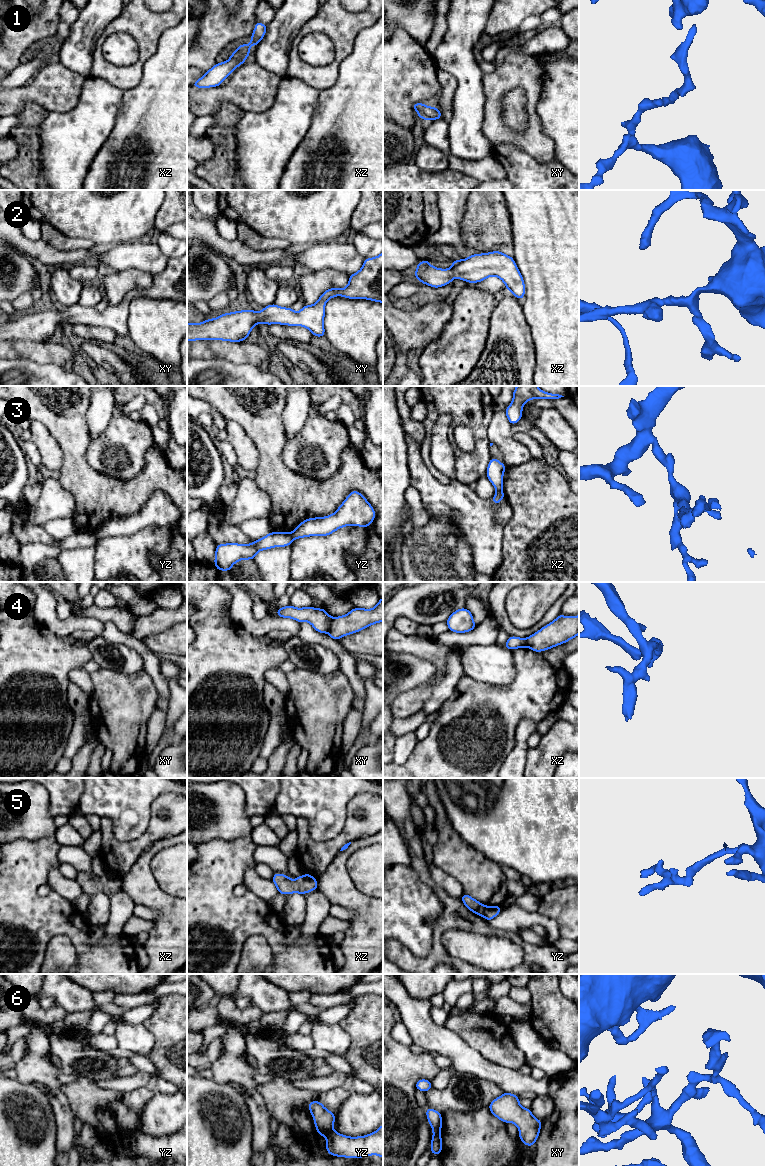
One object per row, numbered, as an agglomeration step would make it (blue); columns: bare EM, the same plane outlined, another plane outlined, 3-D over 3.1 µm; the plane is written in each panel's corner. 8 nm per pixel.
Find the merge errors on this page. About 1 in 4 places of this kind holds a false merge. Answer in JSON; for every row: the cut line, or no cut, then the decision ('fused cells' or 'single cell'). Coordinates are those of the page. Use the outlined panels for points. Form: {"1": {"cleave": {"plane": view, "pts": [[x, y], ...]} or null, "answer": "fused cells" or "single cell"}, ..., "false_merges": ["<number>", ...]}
{"1": {"cleave": null, "answer": "single cell"}, "2": {"cleave": null, "answer": "single cell"}, "3": {"cleave": {"plane": "yz", "pts": [[290, 534], [293, 539]]}, "answer": "fused cells"}, "4": {"cleave": {"plane": "xy", "pts": [[331, 618], [327, 630]]}, "answer": "fused cells"}, "5": {"cleave": {"plane": "yz", "pts": [[485, 906], [482, 916]]}, "answer": "fused cells"}, "6": {"cleave": {"plane": "yz", "pts": [[333, 1130], [326, 1136]]}, "answer": "fused cells"}, "false_merges": ["3", "4", "5", "6"]}

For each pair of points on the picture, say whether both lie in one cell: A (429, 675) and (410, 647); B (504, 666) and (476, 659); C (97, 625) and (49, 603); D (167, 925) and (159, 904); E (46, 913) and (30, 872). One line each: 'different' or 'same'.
A: different
B: same
C: same
D: same
E: same

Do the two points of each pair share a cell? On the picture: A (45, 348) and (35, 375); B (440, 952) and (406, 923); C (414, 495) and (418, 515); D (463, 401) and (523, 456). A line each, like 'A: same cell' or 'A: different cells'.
A: different cells
B: different cells
C: same cell
D: different cells

